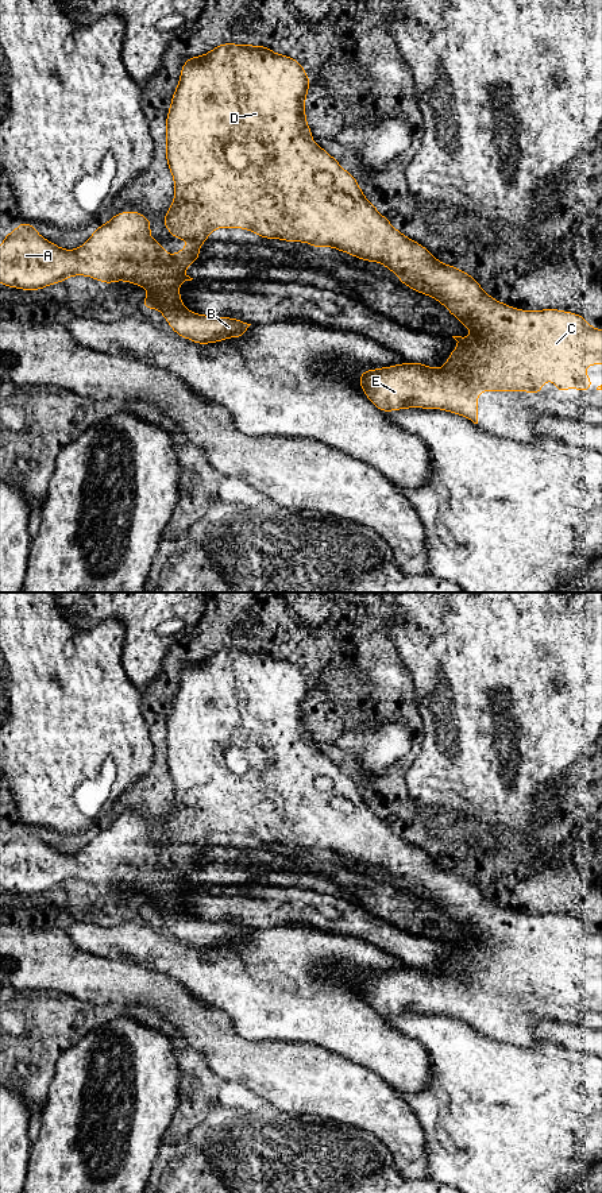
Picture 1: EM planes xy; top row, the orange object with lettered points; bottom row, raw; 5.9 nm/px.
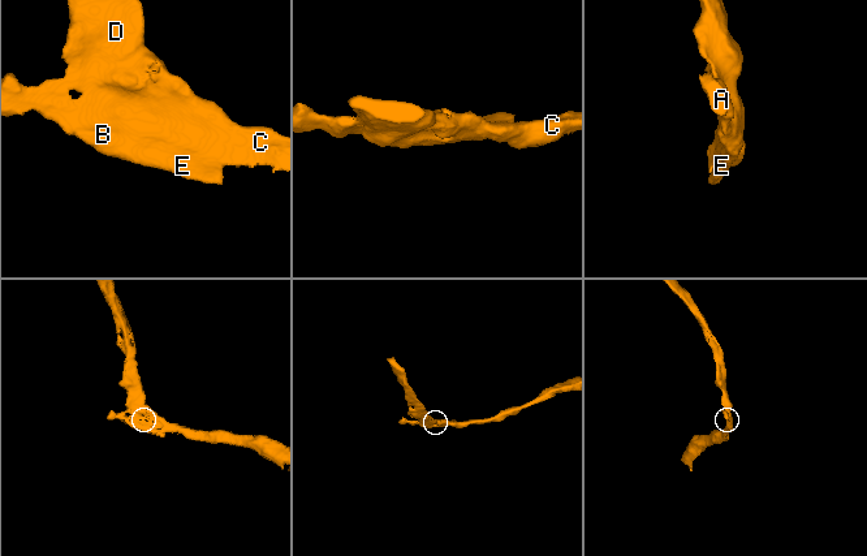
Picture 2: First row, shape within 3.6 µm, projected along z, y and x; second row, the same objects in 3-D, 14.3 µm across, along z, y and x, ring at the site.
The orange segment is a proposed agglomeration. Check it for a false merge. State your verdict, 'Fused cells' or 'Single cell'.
Single cell

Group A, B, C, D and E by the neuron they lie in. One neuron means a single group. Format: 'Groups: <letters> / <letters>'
Groups: A B C D E

